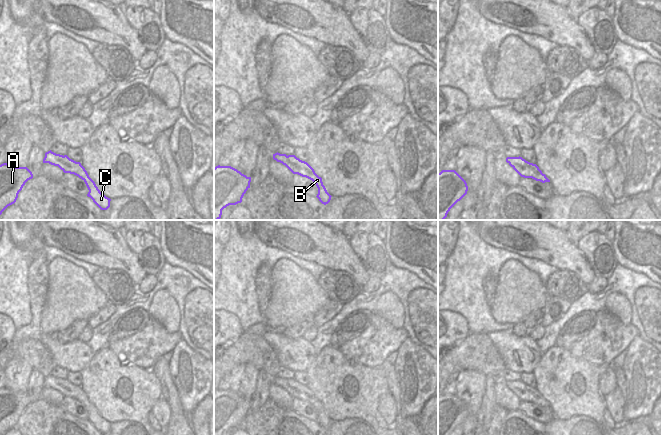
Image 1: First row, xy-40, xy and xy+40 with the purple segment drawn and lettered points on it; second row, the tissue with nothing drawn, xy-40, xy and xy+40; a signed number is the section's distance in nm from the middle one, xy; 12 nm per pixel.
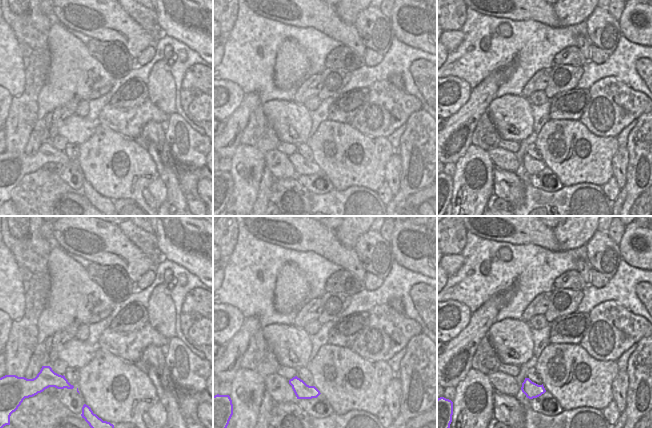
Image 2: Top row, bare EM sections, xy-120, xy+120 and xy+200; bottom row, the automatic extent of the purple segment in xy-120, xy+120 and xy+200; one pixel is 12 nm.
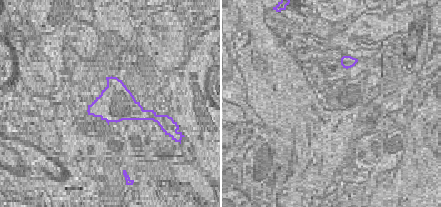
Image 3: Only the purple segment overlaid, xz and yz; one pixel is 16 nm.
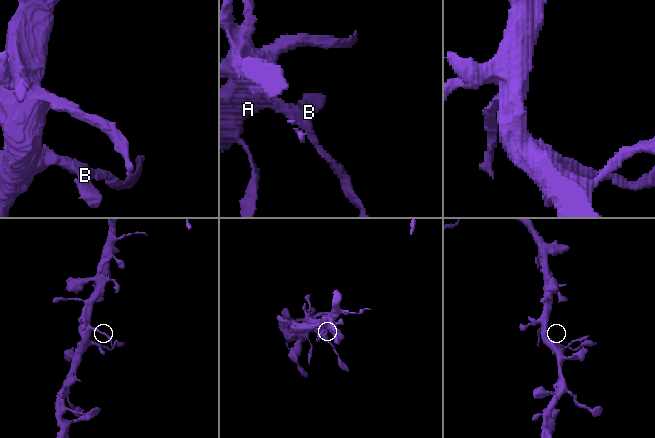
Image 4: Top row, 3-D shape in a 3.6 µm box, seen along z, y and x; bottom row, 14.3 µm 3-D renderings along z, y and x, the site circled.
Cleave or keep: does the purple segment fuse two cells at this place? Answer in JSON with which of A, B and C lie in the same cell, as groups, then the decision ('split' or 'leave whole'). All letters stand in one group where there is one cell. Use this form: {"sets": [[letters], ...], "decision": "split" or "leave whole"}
{"sets": [["A"], ["B", "C"]], "decision": "split"}

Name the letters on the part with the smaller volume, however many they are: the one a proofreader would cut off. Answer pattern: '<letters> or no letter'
B, C

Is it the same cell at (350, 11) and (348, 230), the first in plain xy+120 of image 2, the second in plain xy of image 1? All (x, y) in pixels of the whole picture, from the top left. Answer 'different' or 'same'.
same

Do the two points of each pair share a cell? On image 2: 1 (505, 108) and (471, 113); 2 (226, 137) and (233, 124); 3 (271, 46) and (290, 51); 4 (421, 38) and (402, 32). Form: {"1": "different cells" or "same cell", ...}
{"1": "different cells", "2": "same cell", "3": "different cells", "4": "same cell"}

